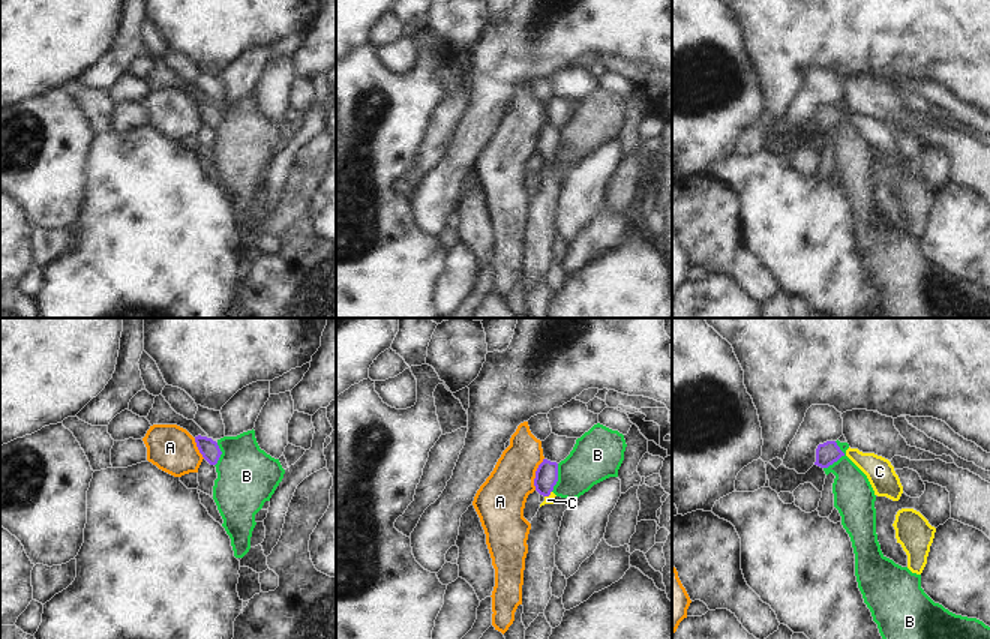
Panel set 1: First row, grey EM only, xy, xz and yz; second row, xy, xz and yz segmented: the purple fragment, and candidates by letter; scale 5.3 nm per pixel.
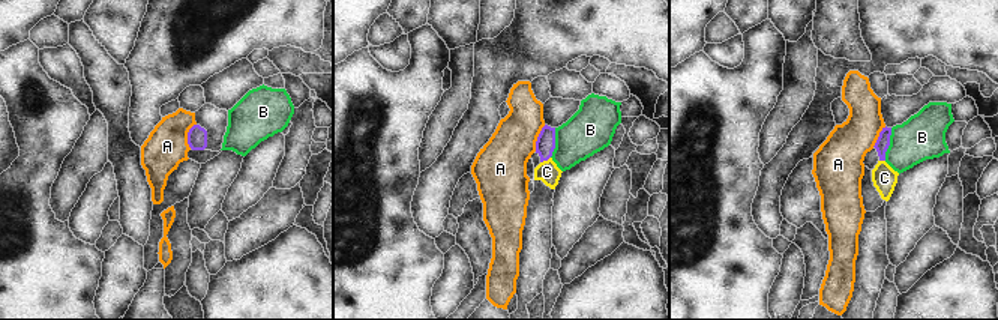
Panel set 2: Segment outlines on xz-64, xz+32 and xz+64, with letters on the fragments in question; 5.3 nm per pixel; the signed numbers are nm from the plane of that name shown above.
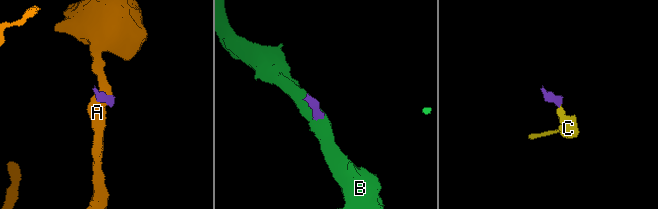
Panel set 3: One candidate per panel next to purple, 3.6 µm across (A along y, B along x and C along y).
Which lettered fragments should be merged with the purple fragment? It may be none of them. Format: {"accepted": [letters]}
{"accepted": ["C"]}

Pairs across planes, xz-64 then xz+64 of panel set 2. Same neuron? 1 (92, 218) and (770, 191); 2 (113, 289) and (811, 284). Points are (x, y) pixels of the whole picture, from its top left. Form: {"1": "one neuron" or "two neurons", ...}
{"1": "one neuron", "2": "two neurons"}

